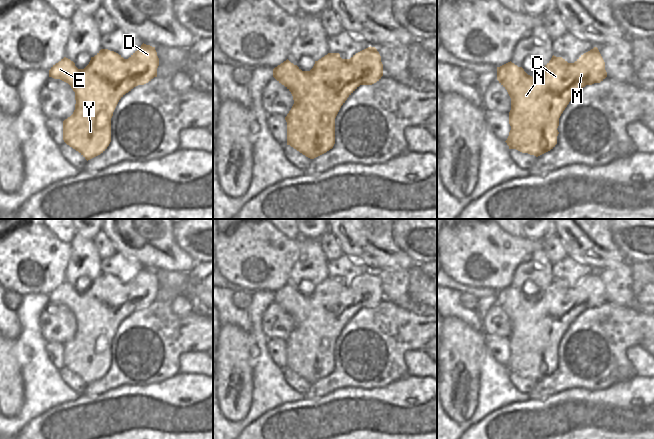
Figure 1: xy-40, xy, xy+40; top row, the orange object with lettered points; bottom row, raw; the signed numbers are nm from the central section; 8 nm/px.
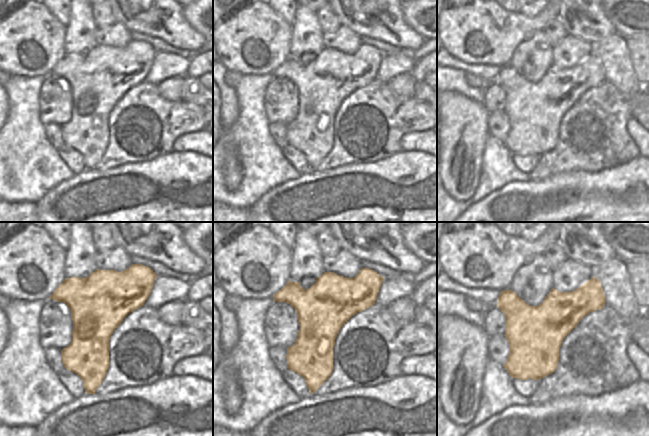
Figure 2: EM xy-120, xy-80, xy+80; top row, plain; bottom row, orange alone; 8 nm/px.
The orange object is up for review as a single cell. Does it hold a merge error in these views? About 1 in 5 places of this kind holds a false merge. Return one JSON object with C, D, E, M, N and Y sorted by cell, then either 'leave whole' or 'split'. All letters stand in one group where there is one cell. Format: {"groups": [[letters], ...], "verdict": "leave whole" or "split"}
{"groups": [["C", "D", "E", "M", "N", "Y"]], "verdict": "leave whole"}

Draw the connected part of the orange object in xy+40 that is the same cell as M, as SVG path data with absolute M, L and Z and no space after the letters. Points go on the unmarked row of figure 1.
M597 271L581 279L574 287L552 280L536 300L528 299L511 285L497 291L497 304L511 322L509 348L511 354L505 365L509 373L516 373L536 381L550 375L557 368L559 342L569 326L586 310L600 307L607 301L605 286Z

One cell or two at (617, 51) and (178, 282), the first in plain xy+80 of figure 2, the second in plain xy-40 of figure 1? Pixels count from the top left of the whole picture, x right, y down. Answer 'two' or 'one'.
one

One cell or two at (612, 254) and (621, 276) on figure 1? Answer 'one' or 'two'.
two

